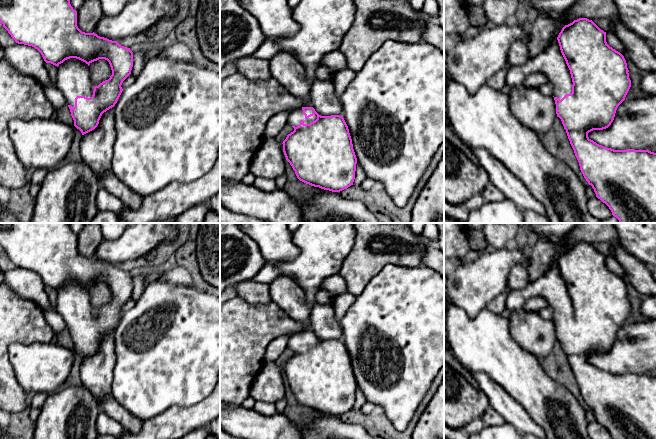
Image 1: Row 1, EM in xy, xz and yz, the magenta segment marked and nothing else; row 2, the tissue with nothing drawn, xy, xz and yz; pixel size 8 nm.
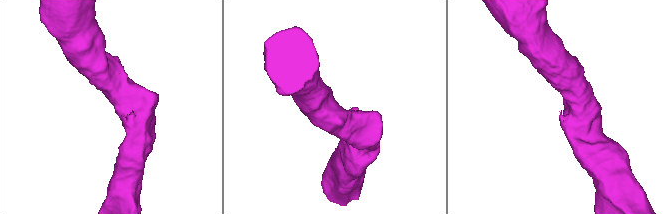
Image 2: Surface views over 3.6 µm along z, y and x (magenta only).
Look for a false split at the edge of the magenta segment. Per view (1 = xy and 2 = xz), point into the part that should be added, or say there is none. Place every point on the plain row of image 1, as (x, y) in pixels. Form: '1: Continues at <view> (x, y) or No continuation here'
1: Continues at xy (73, 302)
2: Continues at xz (296, 339)

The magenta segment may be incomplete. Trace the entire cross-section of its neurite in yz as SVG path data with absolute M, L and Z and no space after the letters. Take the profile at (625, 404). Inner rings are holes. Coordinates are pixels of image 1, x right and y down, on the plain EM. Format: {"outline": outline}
{"outline": "M579 242L565 249L544 275L522 290L511 290L506 296L506 309L521 310L534 296L542 296L553 310L556 338L562 345L570 368L579 386L580 394L592 410L596 421L605 427L612 439L656 439L656 377L647 374L614 374L597 368L588 361L593 354L608 352L614 344L618 330L625 324L631 311L629 294L624 280L606 266L606 256L592 244Z"}

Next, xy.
{"outline": "M0 223L0 246L16 267L34 271L41 277L46 287L58 291L55 309L66 322L74 350L82 359L94 354L102 338L117 327L123 315L121 309L131 298L133 276L130 272L121 270L117 265L100 261L94 256L82 256L77 250L77 235L71 230L69 223ZM99 283L109 286L112 299L108 304L94 311L90 303L89 289Z"}

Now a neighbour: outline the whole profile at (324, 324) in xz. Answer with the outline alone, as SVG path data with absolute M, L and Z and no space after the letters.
M314 302L310 314L312 331L321 340L341 339L343 329L335 318L334 308L331 304Z

